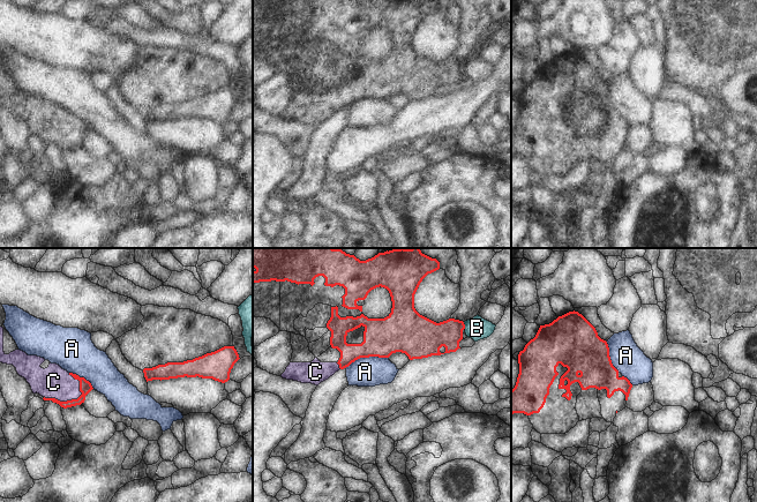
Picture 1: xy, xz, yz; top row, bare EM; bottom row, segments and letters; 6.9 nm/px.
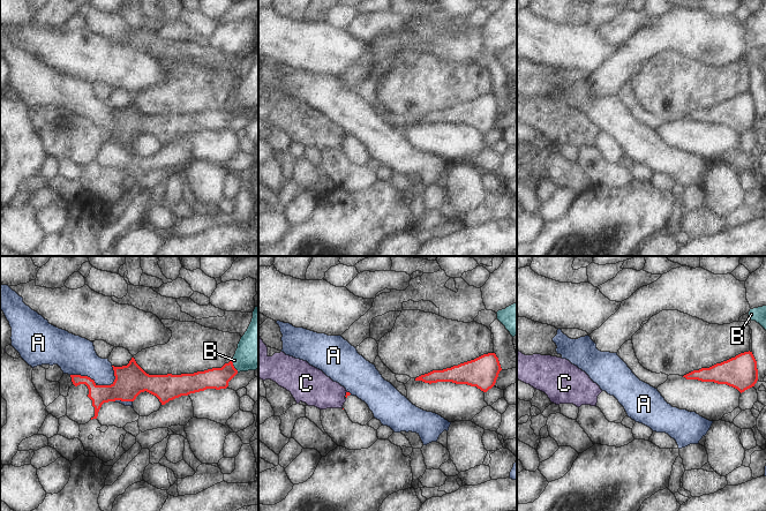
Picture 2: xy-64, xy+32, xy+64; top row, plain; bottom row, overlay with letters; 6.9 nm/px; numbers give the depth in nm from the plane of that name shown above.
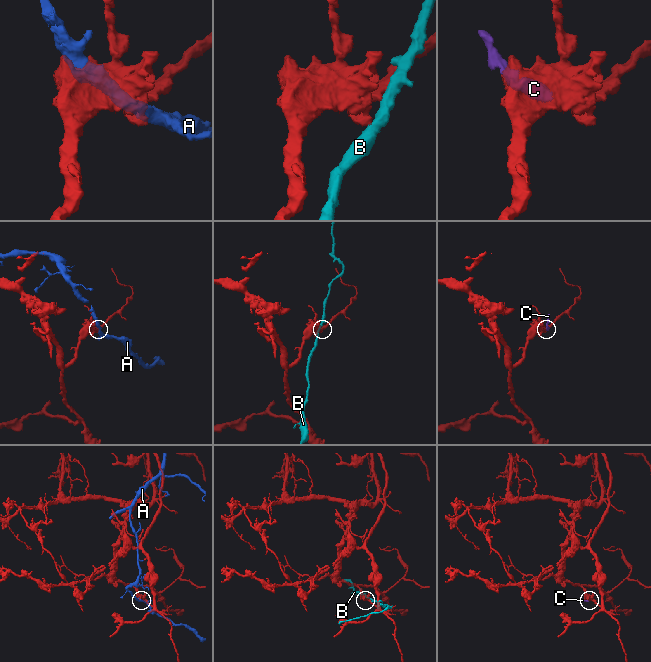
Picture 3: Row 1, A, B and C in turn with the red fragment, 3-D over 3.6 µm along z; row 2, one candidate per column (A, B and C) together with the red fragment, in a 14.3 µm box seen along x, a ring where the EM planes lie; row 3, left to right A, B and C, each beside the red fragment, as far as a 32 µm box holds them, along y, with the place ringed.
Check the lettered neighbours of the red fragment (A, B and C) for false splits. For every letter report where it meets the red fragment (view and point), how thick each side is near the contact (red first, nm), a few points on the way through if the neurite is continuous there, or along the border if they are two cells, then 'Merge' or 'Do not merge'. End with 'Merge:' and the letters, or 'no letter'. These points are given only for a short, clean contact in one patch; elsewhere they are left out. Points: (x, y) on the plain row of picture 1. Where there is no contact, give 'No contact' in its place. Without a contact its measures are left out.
A: Touches red at xz (366, 98). Thickness 260 nm (red) against 200 nm. Do not merge
B: Touches red at xz (464, 67). Thickness 200 nm (red) against 160 nm. Do not merge
C: Touches red at xy (68, 142). Thickness 90 nm (red) against 220 nm. Path across: xy (85, 128), (76, 140), (68, 142), (53, 124). Merge
Merge: C.

